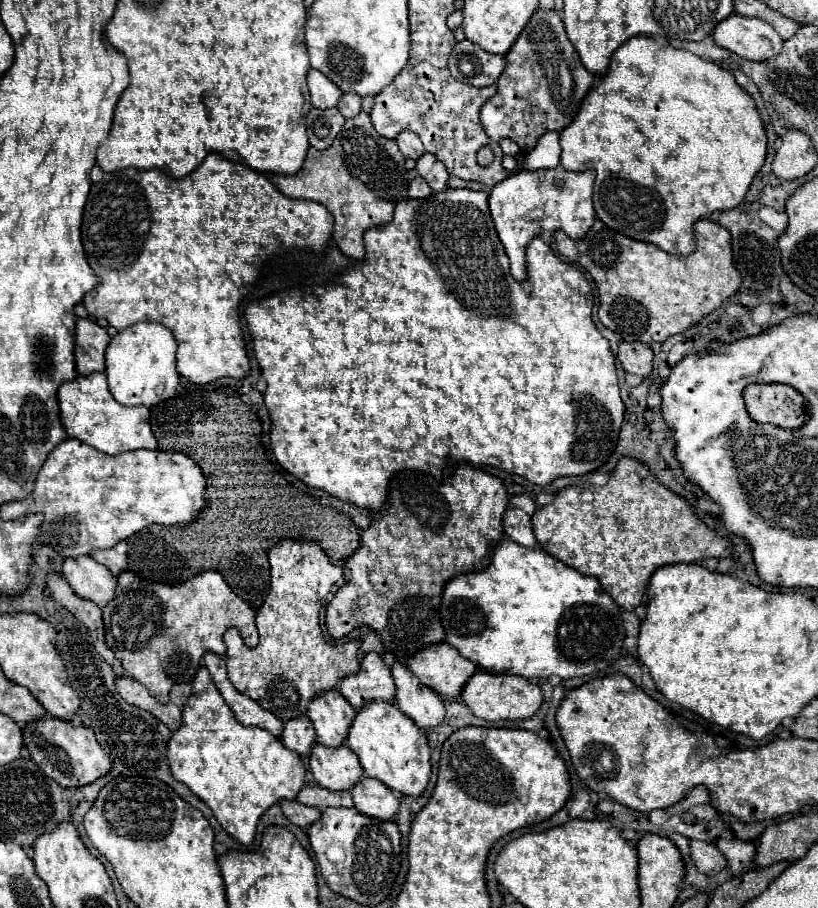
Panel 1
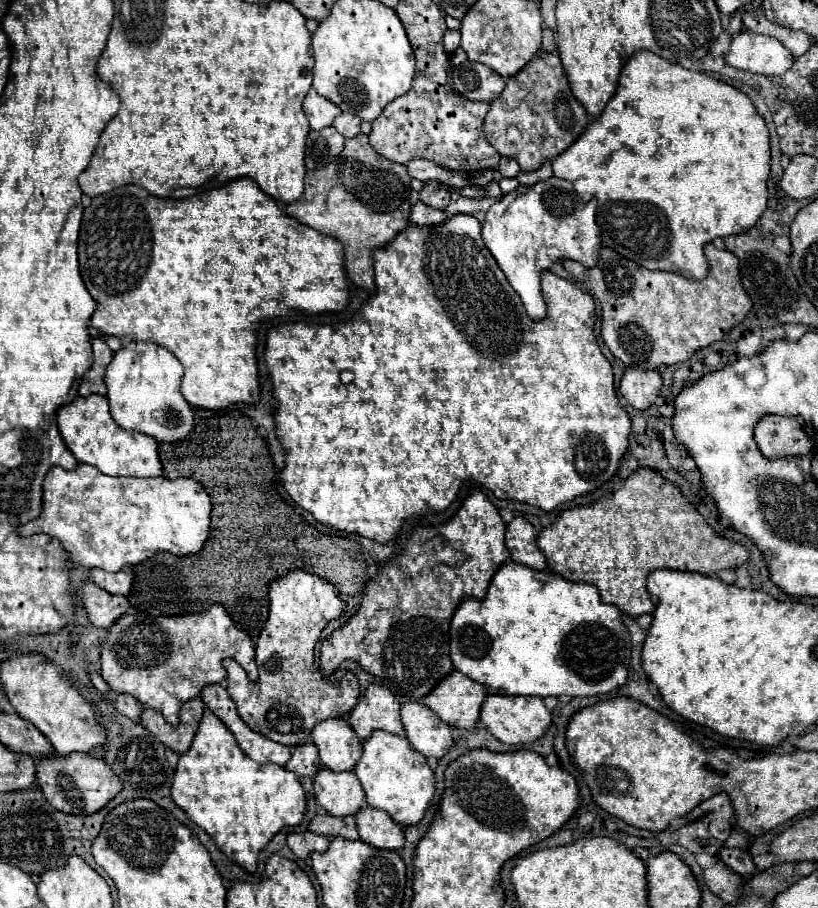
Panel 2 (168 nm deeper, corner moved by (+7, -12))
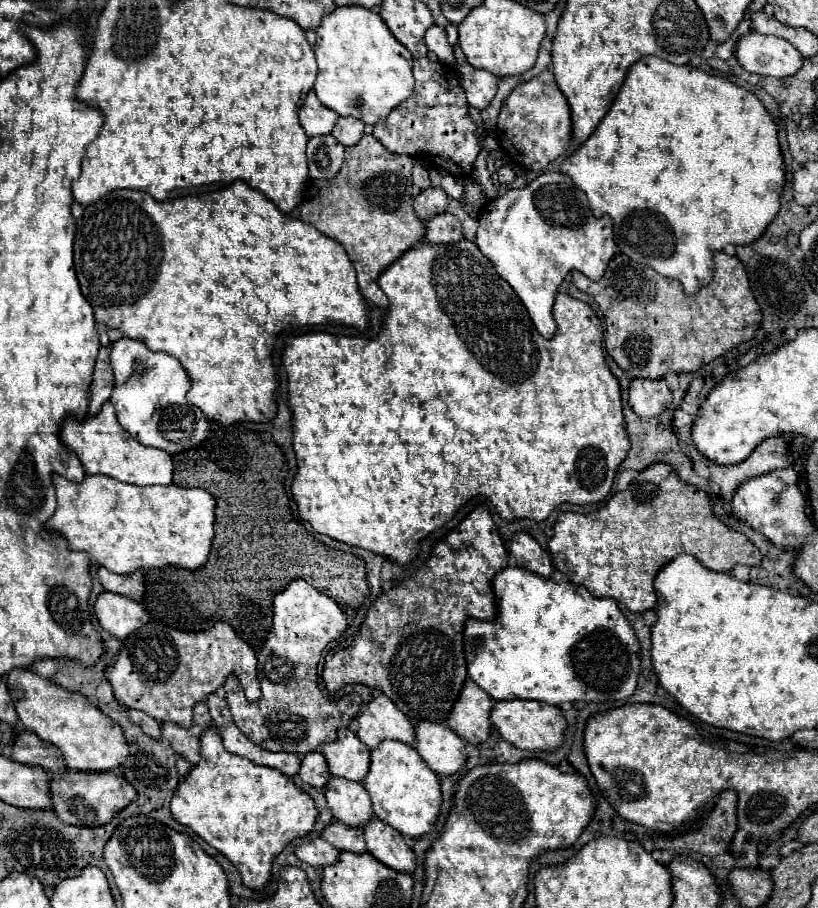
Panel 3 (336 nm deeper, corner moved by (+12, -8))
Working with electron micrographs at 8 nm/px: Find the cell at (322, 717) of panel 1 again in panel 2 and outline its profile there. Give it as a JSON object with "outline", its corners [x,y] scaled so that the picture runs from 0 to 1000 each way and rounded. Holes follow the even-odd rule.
{"outline":[[[400,792],[383,803],[383,818],[390,825],[392,838],[405,849],[432,849],[441,836],[441,814],[422,792]]]}

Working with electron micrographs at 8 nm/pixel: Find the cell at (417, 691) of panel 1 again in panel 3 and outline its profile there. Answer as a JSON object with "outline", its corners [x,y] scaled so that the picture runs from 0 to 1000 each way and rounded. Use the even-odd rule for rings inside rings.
{"outline":[[[506,794],[509,807],[509,827],[523,840],[523,845],[535,854],[557,851],[572,829],[565,814],[548,803],[543,796],[528,794]]]}

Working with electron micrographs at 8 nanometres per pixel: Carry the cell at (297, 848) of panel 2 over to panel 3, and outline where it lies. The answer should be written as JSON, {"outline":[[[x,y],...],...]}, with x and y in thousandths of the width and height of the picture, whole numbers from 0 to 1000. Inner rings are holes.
{"outline":[[[384,922],[374,928],[369,928],[367,933],[362,933],[362,944],[381,955],[396,955],[396,953],[406,953],[413,946],[413,937],[399,928],[391,922]]]}

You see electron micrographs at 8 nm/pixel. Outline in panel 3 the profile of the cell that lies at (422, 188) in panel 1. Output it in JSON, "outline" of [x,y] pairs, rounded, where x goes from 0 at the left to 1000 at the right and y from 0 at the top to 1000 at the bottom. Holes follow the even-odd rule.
{"outline":[[[543,232],[521,243],[521,263],[526,268],[557,268],[565,263],[560,239]]]}

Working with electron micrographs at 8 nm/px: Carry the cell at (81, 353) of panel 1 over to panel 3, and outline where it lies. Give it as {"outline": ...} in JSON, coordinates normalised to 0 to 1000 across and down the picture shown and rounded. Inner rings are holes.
{"outline":[[[130,380],[130,382],[122,382],[122,389],[120,389],[112,422],[108,428],[108,455],[110,457],[122,455],[125,444],[134,439],[137,428],[139,428],[139,411],[134,406],[134,387],[137,387],[137,380]]]}

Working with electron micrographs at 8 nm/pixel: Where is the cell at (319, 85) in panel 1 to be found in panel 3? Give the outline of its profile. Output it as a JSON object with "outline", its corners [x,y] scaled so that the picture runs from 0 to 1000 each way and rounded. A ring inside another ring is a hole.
{"outline":[[[379,100],[372,109],[372,116],[364,122],[364,129],[367,129],[367,138],[372,140],[374,149],[384,151],[384,149],[403,146],[416,127],[411,127],[411,122],[401,122],[401,118],[396,118],[386,109],[384,100]]]}

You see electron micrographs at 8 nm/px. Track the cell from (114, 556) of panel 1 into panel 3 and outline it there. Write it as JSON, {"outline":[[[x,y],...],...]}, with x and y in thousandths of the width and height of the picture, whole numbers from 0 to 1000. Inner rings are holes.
{"outline":[[[120,624],[120,638],[130,651],[147,653],[164,662],[171,662],[176,655],[176,635],[174,629],[164,629],[161,633],[142,633],[127,624]]]}

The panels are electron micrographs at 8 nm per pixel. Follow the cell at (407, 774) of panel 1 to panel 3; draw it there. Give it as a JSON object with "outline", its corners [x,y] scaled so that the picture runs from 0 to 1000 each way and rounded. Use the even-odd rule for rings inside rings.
{"outline":[[[469,814],[462,823],[452,825],[452,847],[443,865],[455,880],[457,898],[465,904],[479,909],[499,924],[523,917],[538,895],[540,873],[535,854],[518,840],[518,836],[513,836],[509,825],[499,818]]]}

